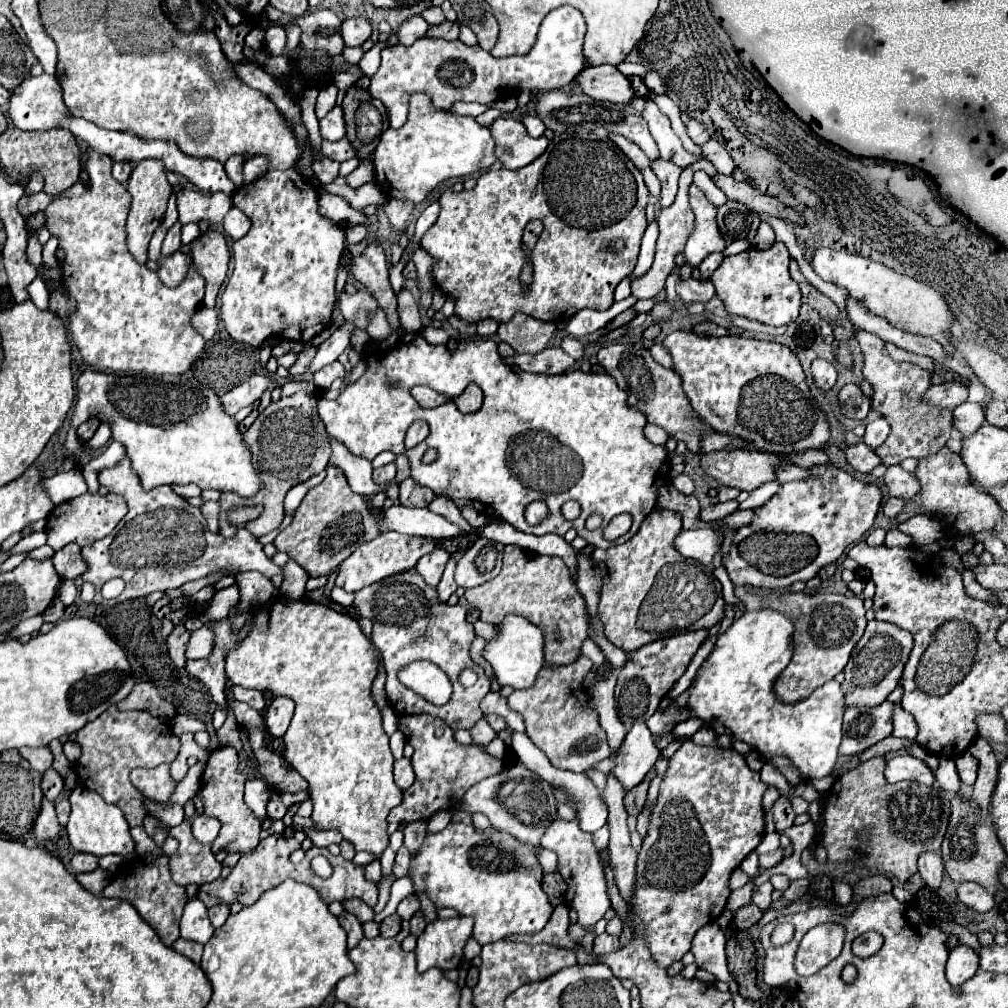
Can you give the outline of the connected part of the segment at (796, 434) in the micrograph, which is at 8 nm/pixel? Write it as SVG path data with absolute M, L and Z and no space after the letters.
M673 331L663 339L663 347L673 357L673 369L683 381L683 391L693 411L713 431L743 439L749 443L751 451L773 451L777 455L791 455L807 449L823 451L829 445L831 427L827 415L813 397L799 359L785 345L741 335L701 337L689 331Z

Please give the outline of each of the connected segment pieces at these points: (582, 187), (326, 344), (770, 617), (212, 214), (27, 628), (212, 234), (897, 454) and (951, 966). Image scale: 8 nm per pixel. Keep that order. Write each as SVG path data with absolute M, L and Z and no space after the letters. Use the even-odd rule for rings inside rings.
M569 137L551 143L541 157L523 169L489 169L477 179L477 185L471 191L445 191L439 197L441 213L435 225L423 235L421 247L435 259L433 277L439 289L455 297L455 315L469 323L477 323L481 319L507 323L515 313L525 313L541 321L561 323L585 307L599 311L609 309L613 305L613 291L617 283L629 277L635 269L639 243L647 227L645 207L649 191L637 171L639 169L615 143L607 139L589 141ZM533 219L543 223L543 233L539 235L533 251L525 255L523 229ZM527 257L533 263L533 283L523 289L519 275Z
M345 321L327 341L323 341L317 349L317 355L309 367L309 373L315 373L317 369L333 363L351 343L351 333L355 329L355 323L353 321Z
M775 609L745 611L719 635L711 655L703 663L689 707L705 723L719 721L735 739L745 741L763 757L787 757L801 771L805 781L827 777L837 763L845 695L837 681L825 683L807 699L783 703L775 695L775 681L793 657L793 621Z
M173 187L172 192L177 193L177 209L181 223L197 223L199 217L210 225L221 224L227 212L233 207L231 197L225 193L205 195L201 191Z
M35 615L35 617L31 617L31 619L21 621L9 635L21 637L21 635L25 635L25 633L35 633L35 631L39 631L41 625L43 625L43 617L41 617L41 615Z
M207 229L189 247L191 247L191 259L207 283L203 303L205 307L215 307L219 287L223 285L229 267L229 249L225 235L221 231Z
M857 331L855 333L863 355L865 355L865 367L863 375L871 383L875 395L873 395L873 409L879 411L883 417L887 417L891 425L891 433L887 441L875 449L875 453L881 457L883 465L895 465L910 457L920 459L937 453L939 449L945 447L951 427L953 427L953 417L949 409L931 405L923 401L923 393L931 387L931 373L913 365L913 363L897 363L891 357L881 353L883 341L867 331Z
M959 945L949 953L947 961L947 981L951 985L961 985L967 979L971 979L979 969L979 955L967 947Z

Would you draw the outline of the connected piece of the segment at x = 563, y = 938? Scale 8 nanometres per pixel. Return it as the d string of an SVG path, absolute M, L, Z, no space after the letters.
M559 905L555 907L549 923L537 933L537 935L515 935L509 939L517 939L517 941L525 941L525 943L551 943L557 947L565 947L573 953L577 953L577 939L573 939L569 935L569 909L567 905Z

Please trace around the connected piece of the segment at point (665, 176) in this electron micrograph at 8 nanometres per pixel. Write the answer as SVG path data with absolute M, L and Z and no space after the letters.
M655 159L651 163L655 175L659 177L661 181L661 207L667 207L667 203L671 203L675 199L675 193L677 193L677 179L679 179L679 173L681 173L681 167L665 161L665 159Z

